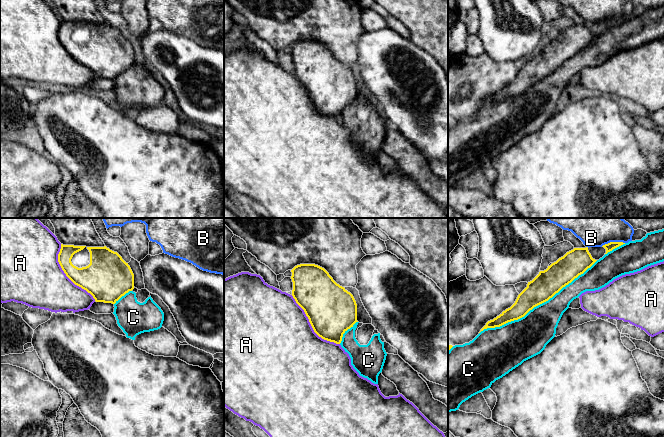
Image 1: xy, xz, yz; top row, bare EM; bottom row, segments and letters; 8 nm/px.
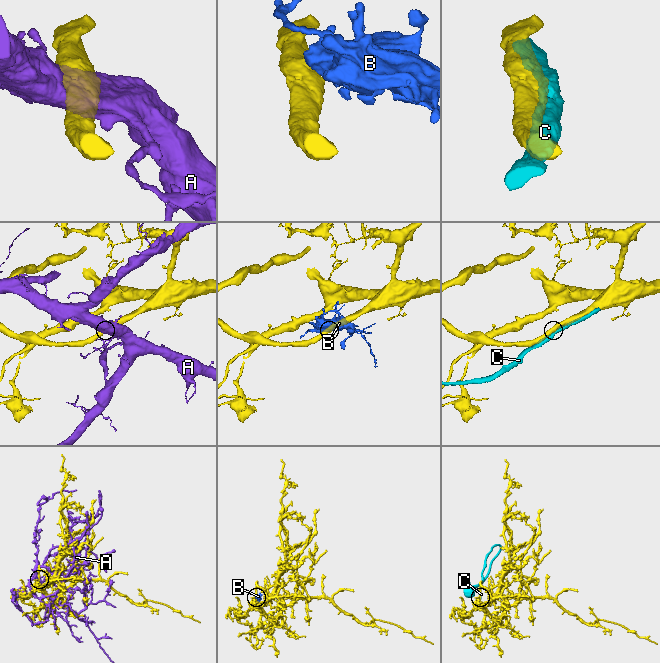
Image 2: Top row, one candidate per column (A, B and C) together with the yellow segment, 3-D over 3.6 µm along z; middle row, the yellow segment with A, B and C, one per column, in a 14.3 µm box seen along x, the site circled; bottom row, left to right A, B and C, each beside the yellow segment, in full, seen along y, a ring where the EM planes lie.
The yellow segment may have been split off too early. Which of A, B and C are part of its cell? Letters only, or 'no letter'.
C

